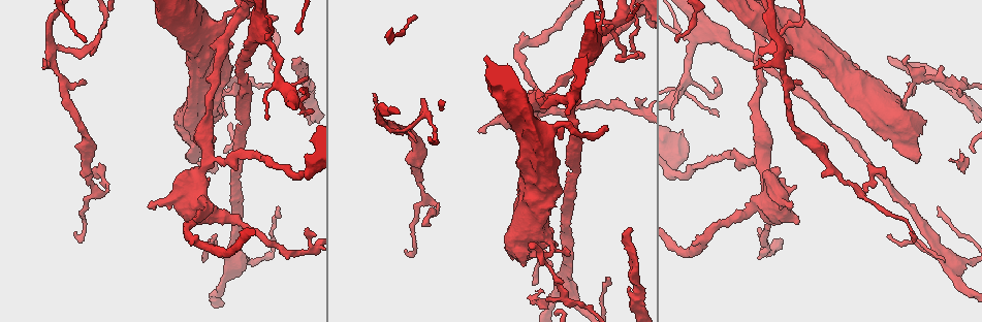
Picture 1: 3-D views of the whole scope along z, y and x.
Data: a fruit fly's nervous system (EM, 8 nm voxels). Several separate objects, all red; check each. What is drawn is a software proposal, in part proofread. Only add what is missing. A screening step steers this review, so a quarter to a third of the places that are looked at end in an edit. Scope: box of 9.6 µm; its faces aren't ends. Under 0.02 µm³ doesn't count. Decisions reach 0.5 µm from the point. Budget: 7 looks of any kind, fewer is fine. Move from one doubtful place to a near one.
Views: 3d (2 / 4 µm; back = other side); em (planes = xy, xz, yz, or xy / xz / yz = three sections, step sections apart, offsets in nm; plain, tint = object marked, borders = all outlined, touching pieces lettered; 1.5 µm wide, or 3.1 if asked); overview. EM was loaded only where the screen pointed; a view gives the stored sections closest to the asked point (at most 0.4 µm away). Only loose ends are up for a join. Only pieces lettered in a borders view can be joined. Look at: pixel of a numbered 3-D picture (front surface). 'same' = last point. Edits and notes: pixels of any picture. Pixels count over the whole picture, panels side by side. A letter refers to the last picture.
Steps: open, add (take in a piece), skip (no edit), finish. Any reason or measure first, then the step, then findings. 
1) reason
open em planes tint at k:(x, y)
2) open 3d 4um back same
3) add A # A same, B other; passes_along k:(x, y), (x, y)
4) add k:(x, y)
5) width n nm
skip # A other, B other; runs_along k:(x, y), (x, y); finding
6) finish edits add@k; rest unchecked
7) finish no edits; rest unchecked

free end
open em xy step 8 tint at 1:(306, 80)

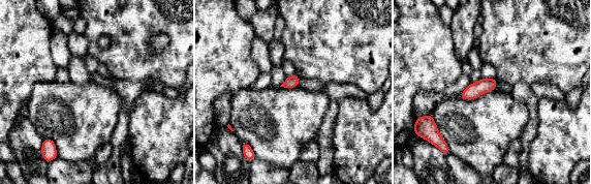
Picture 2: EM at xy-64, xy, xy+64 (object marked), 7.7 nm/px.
open em planes tint same

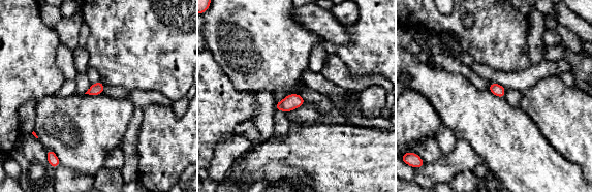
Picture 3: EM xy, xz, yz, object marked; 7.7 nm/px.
see the neighbours
open em planes borders same

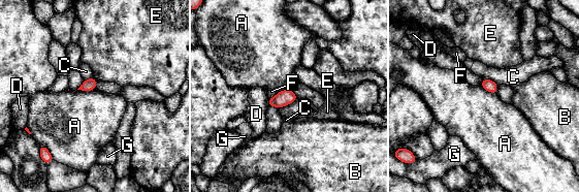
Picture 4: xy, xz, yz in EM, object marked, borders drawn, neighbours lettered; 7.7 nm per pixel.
longest_contact A 150 nm
skip # A other, B other, C other, D other, E other, F other, G other; no lettered piece goes on from it

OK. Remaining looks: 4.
an open end
open em planes borders at 1:(631, 227)

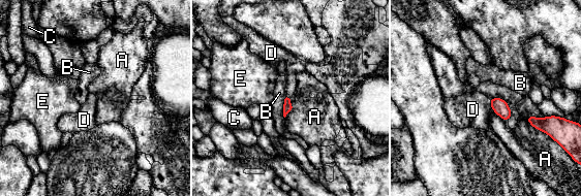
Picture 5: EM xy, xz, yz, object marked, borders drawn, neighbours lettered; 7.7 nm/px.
add D # A other, B other, C other, D same, E other; it goes on there

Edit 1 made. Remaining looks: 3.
tapers out
open em planes borders at 1:(216, 233)

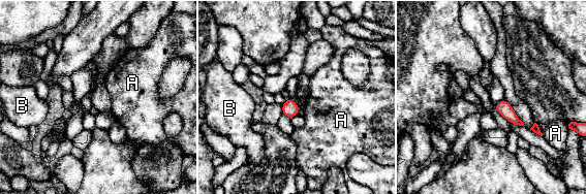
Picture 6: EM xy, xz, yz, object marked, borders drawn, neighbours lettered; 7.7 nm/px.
skip # A other, B other; border 6:(535, 123), (543, 135); no lettered piece goes on from it

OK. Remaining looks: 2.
finish edits add@5; rest unchecked

